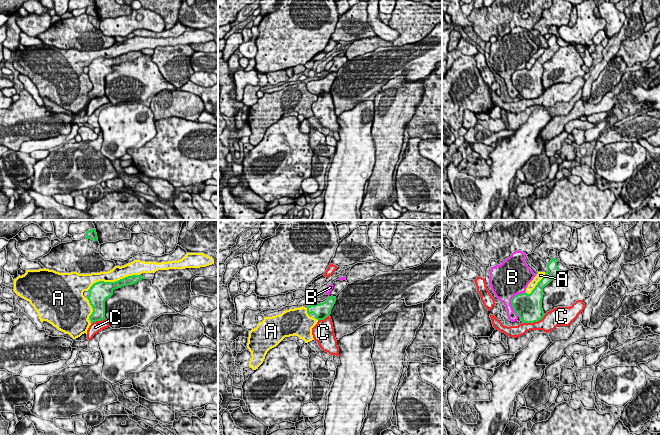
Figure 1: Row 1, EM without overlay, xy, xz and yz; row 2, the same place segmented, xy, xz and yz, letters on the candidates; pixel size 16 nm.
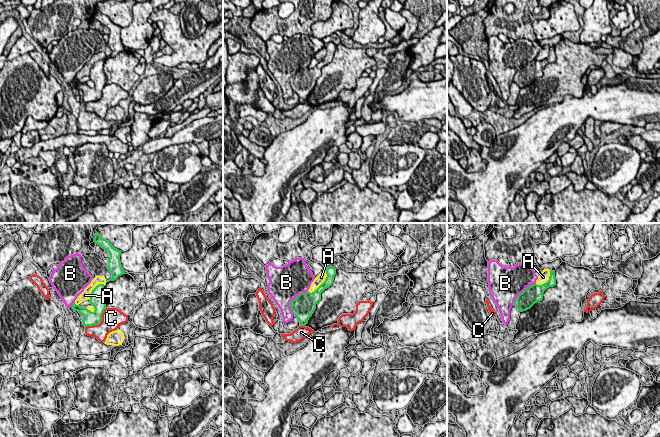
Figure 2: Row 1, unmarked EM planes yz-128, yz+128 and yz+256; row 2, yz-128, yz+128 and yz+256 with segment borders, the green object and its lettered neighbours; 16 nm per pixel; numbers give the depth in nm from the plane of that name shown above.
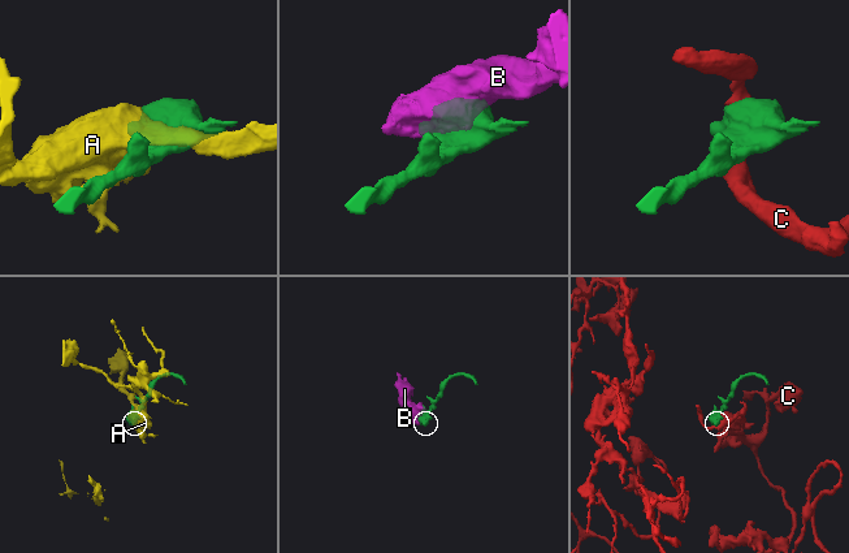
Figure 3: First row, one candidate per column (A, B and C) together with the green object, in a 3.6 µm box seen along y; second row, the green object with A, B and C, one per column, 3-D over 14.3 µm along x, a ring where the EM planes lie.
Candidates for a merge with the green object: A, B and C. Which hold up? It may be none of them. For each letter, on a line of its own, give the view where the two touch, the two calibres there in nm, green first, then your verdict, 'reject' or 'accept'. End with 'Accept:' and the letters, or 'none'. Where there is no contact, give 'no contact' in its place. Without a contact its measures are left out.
A: xy | 300/220 nm | reject
B: yz | 380/400 nm | reject
C: yz | 420/280 nm | reject
Accept: none

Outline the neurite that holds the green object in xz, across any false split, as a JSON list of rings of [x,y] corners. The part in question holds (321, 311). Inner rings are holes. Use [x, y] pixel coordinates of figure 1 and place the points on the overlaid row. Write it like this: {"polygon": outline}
{"polygon": [[[328,297],[327,300],[320,304],[310,305],[307,307],[308,315],[314,314],[315,319],[324,320],[326,317],[330,316],[331,310],[336,302],[336,297]]]}

